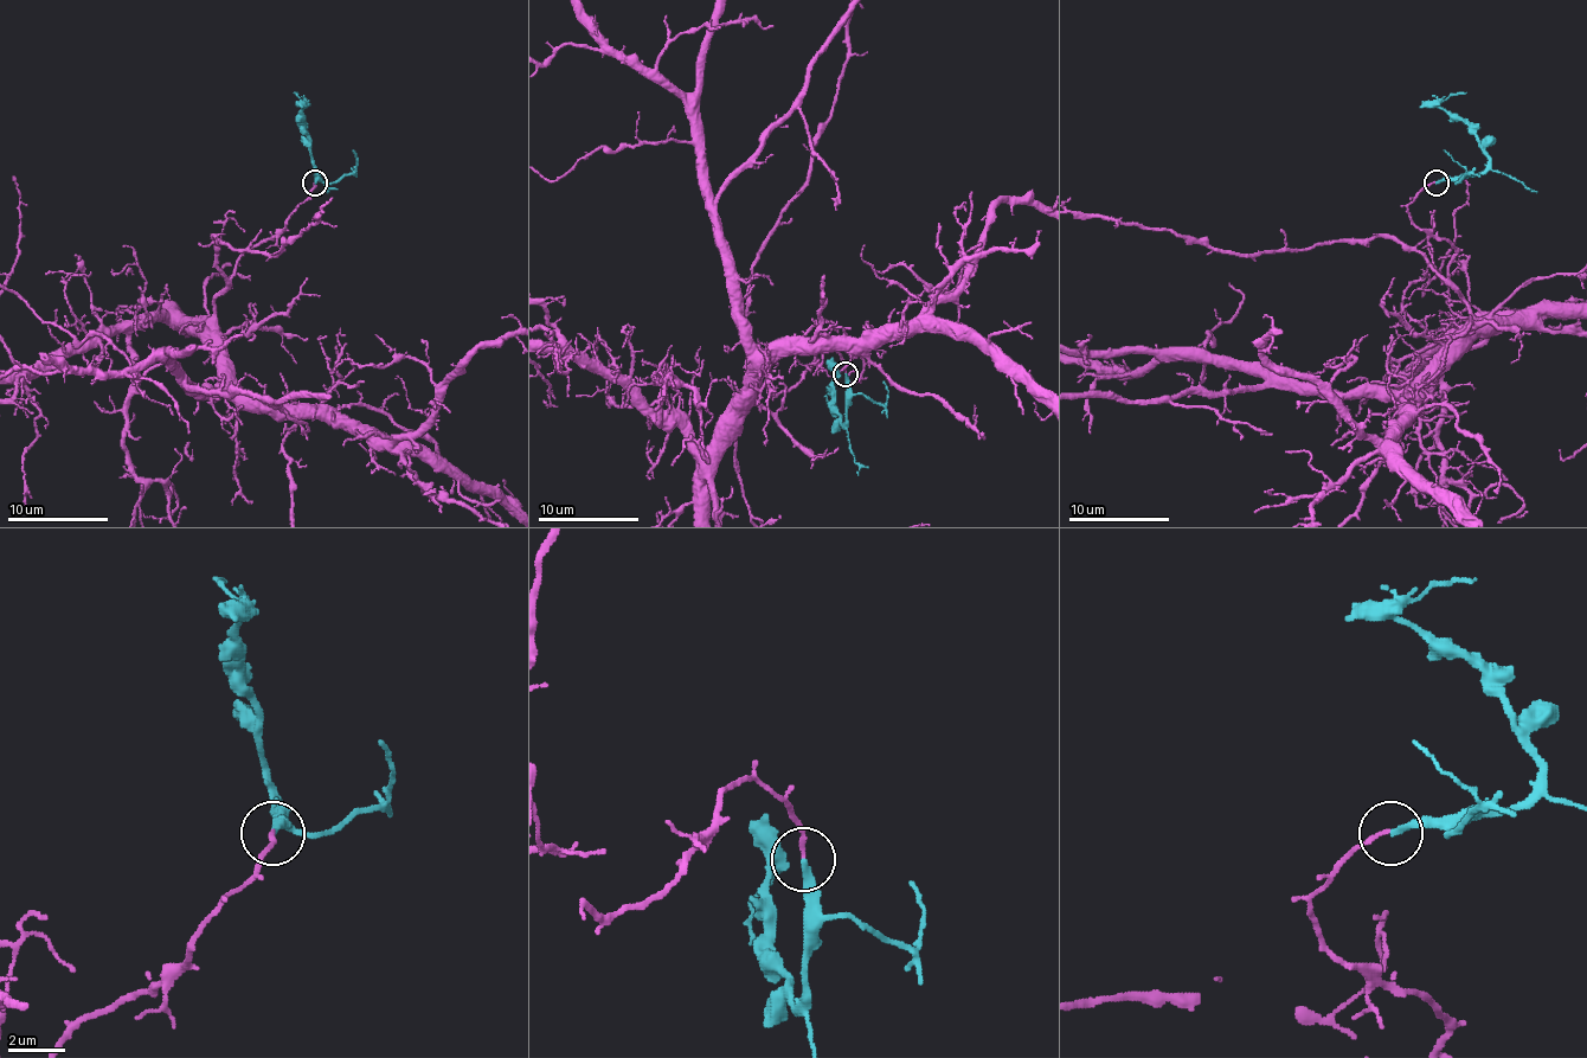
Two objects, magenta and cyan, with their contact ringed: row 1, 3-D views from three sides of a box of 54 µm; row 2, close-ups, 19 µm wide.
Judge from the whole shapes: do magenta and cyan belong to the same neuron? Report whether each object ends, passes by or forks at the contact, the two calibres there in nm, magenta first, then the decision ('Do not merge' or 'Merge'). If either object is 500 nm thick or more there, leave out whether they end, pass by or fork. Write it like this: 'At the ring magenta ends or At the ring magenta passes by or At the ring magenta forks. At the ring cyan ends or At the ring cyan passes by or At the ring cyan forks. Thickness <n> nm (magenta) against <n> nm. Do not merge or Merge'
At the ring magenta ends. At the ring cyan ends. Thickness 160 nm (magenta) against 240 nm. Do not merge

